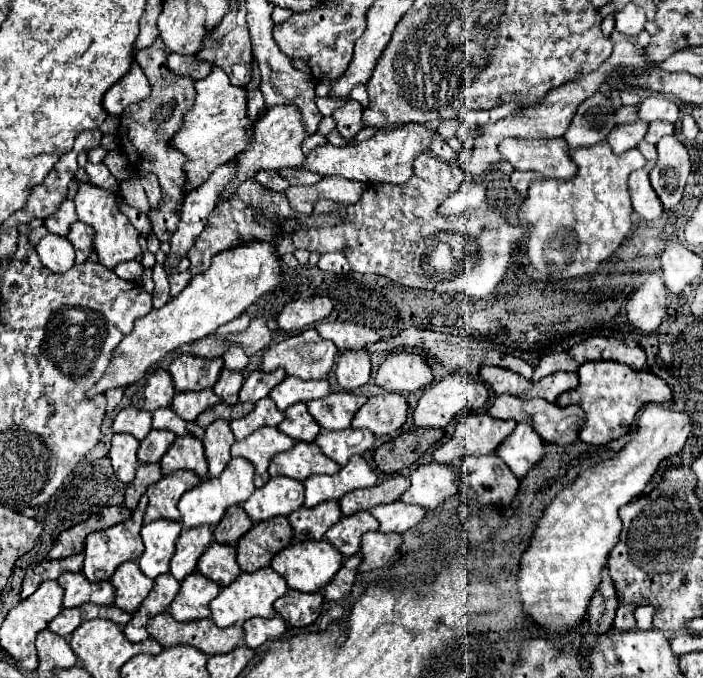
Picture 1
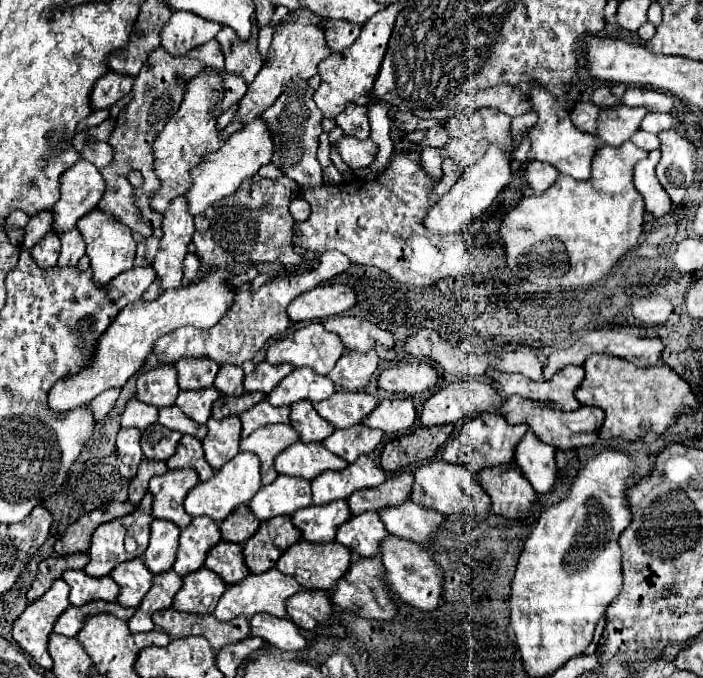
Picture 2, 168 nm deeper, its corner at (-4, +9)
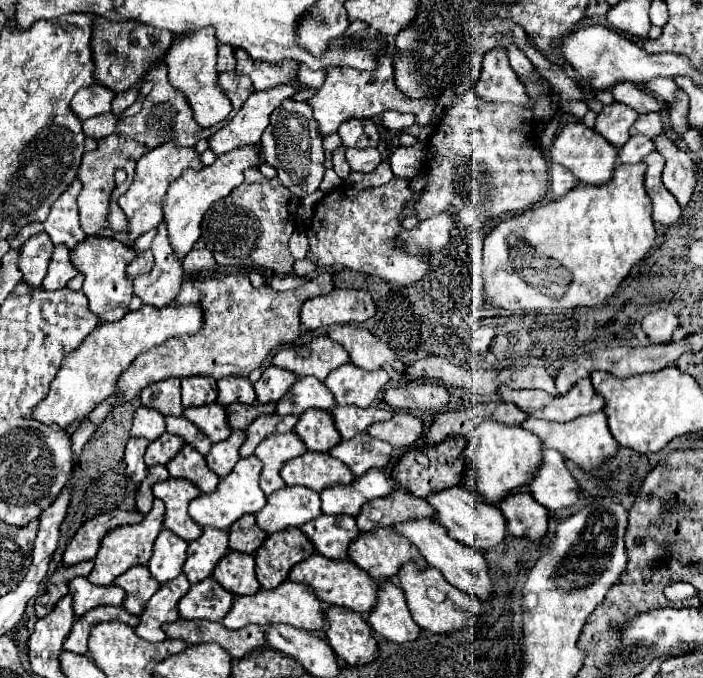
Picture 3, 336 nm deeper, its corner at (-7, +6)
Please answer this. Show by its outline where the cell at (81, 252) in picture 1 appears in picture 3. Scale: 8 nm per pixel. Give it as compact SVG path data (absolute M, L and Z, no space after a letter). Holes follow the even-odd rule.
M57 245L53 255L51 255L51 263L47 267L47 275L43 279L43 289L47 291L55 291L55 289L63 289L67 285L69 279L73 279L77 275L77 269L73 267L71 259L69 259L69 251L67 247Z

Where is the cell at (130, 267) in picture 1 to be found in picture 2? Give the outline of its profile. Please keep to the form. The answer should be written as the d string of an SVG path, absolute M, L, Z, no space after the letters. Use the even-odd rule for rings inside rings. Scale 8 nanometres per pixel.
M154 236L146 238L144 242L140 242L140 244L138 244L138 252L136 252L134 266L150 266L152 260L154 260L154 256L156 256L156 252L158 252L158 248L160 248L158 242L160 242L160 240L154 238Z

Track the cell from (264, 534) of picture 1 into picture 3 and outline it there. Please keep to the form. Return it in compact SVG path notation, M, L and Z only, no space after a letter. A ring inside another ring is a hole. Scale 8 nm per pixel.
M289 527L273 533L255 553L255 571L263 589L275 589L289 579L289 571L311 557L315 545L303 535L301 529Z

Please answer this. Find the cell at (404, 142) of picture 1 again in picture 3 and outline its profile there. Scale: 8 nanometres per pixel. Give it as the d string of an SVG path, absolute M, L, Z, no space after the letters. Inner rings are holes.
M347 149L345 155L353 171L369 173L381 163L381 155L377 149Z

